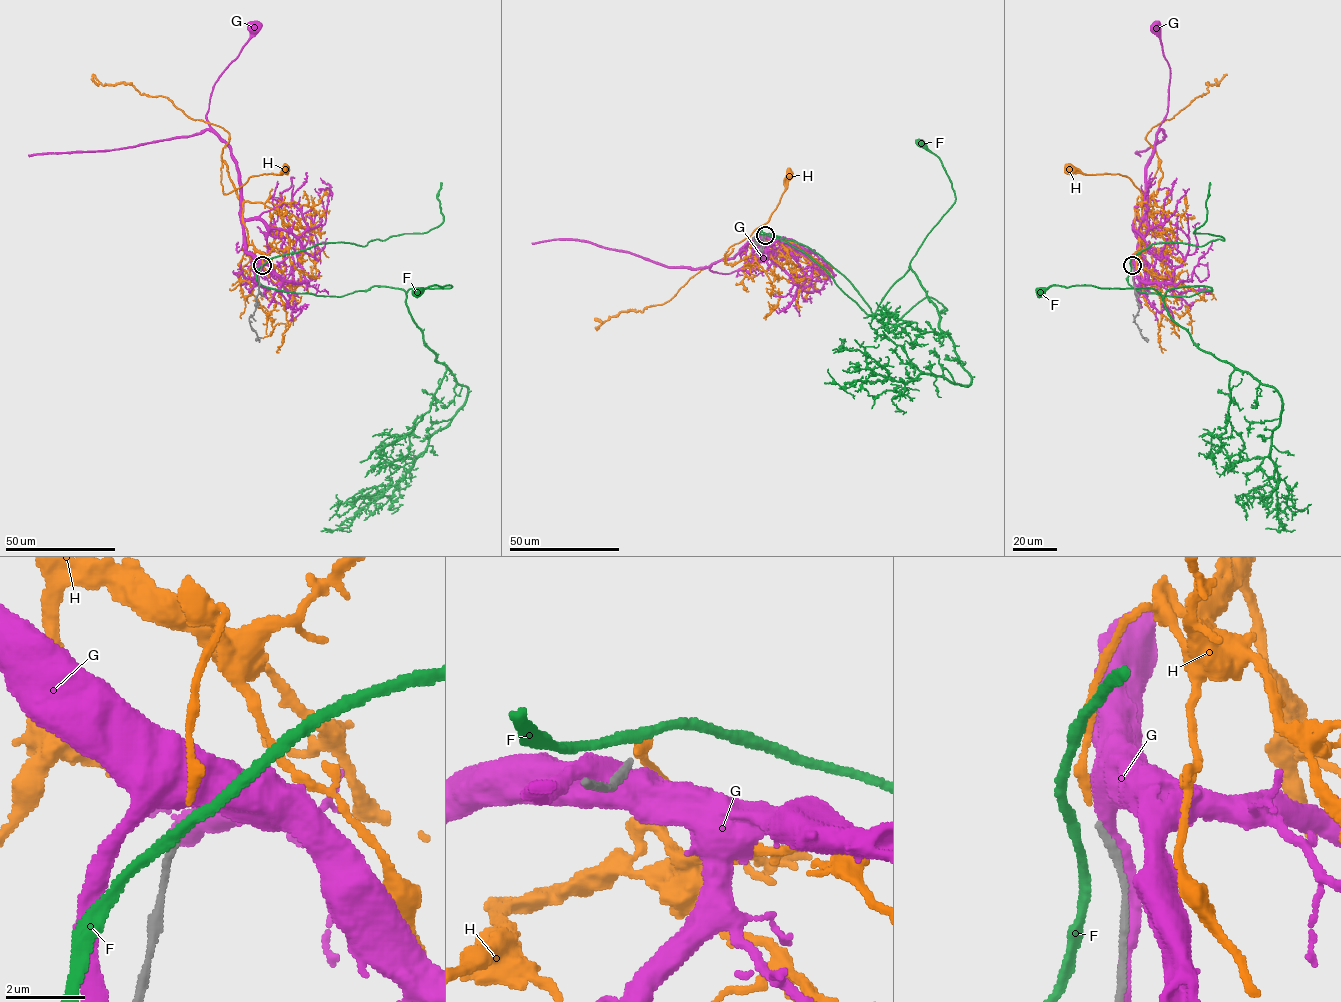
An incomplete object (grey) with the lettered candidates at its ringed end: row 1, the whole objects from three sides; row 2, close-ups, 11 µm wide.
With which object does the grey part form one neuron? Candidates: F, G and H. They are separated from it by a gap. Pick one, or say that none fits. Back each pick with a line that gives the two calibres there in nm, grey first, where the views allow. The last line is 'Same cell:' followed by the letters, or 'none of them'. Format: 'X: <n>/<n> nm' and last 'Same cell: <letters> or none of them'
H: 170/190 nm
Same cell: H

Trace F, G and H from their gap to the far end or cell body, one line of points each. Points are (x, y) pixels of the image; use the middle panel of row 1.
F: (766, 234), (801, 250), (873, 314), (955, 201), (941, 161), (920, 145)
G: (765, 236), (755, 237), (745, 250), (733, 258), (714, 262), (710, 269), (730, 273), (752, 264), (756, 259)
H: (766, 235), (761, 243), (746, 243), (732, 266), (725, 263), (730, 247), (767, 222), (789, 174)

